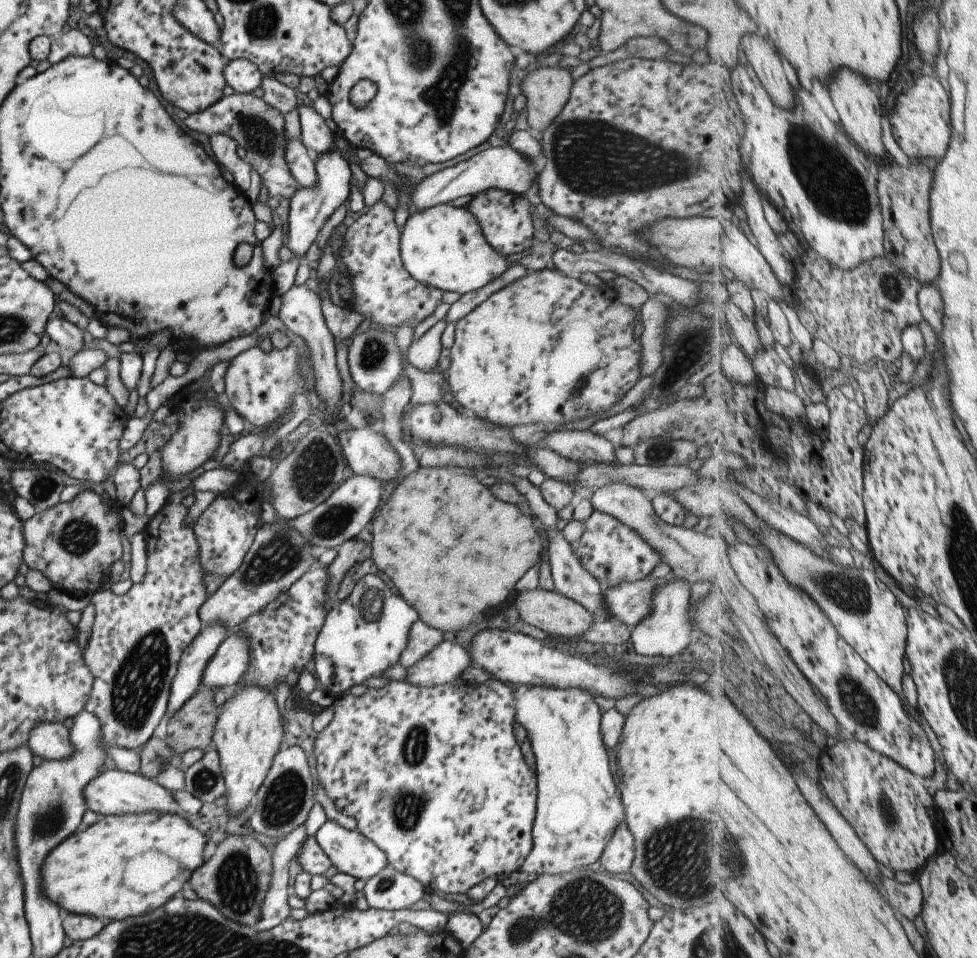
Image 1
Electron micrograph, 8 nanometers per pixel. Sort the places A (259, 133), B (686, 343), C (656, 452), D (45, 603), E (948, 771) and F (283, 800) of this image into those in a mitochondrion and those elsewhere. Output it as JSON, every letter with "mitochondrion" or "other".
{"A":"mitochondrion","B":"mitochondrion","C":"mitochondrion","D":"other","E":"other","F":"mitochondrion"}

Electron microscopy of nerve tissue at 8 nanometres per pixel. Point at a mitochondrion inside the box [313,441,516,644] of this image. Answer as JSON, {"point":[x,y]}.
{"point":[371,607]}

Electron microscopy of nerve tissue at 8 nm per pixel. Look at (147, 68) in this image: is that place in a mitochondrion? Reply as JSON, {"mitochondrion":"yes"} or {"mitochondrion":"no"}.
{"mitochondrion":"no"}

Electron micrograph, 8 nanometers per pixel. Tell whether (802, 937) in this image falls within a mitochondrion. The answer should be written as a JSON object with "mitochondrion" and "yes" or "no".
{"mitochondrion":"no"}

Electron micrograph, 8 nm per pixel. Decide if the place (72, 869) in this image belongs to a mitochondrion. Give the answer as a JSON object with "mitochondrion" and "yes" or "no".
{"mitochondrion":"no"}

